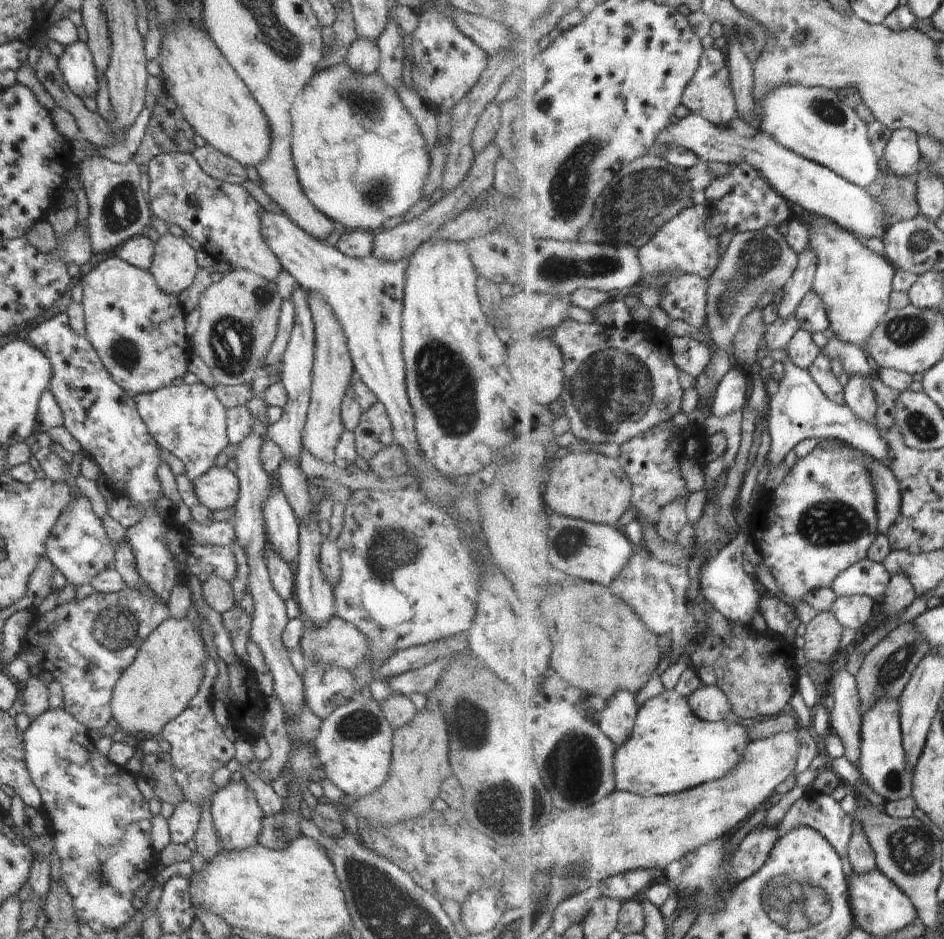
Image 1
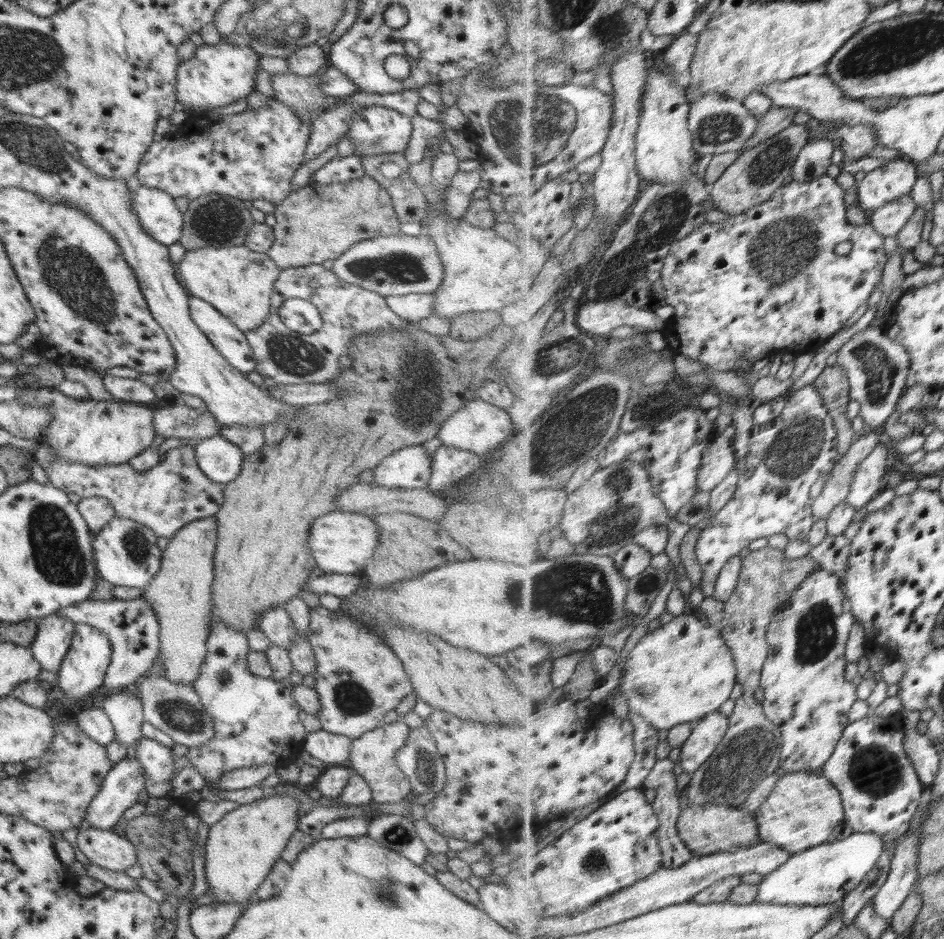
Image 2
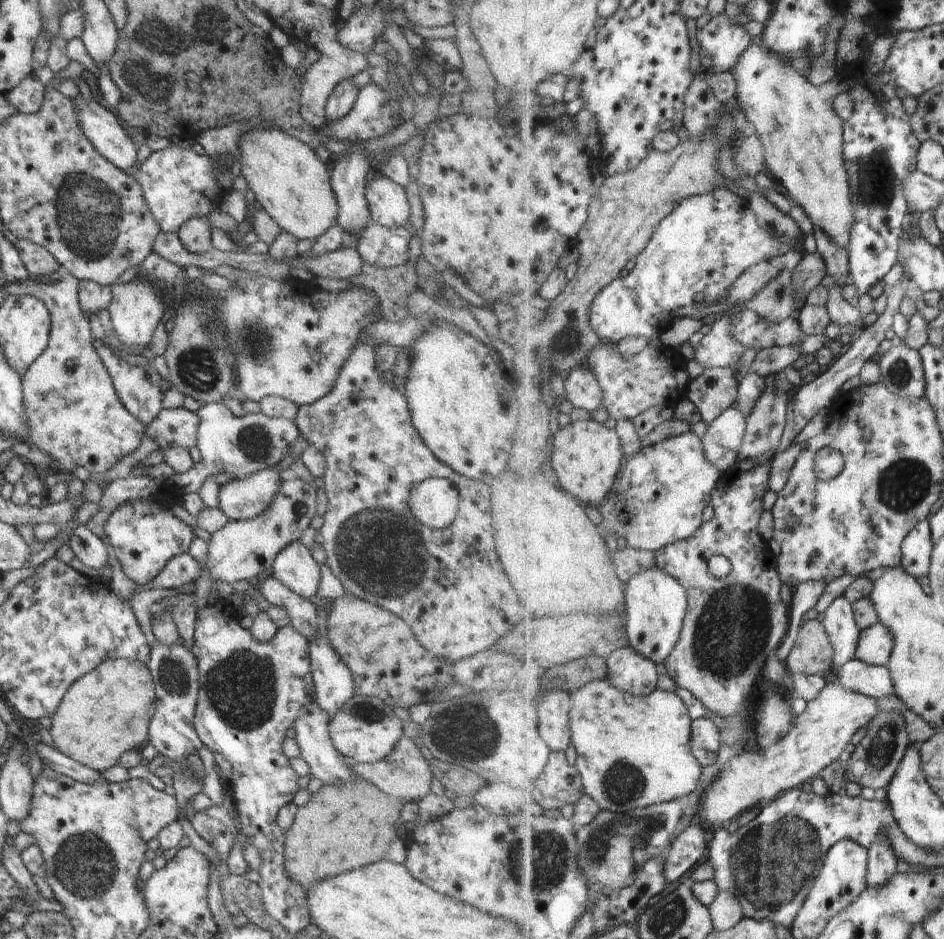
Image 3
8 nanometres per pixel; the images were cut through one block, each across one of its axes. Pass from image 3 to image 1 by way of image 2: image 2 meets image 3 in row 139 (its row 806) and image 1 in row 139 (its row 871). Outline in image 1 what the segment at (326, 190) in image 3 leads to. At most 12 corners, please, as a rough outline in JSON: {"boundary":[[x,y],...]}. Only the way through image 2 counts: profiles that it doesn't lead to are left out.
{"boundary":[[208,34],[162,35],[166,93],[194,133],[245,168],[268,120]]}

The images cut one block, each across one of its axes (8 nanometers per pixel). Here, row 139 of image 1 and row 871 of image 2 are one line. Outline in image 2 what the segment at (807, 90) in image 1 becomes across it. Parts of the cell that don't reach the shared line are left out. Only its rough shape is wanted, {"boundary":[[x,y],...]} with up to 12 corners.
{"boundary":[[856,831],[792,855],[758,902],[823,905],[860,887],[884,838]]}

